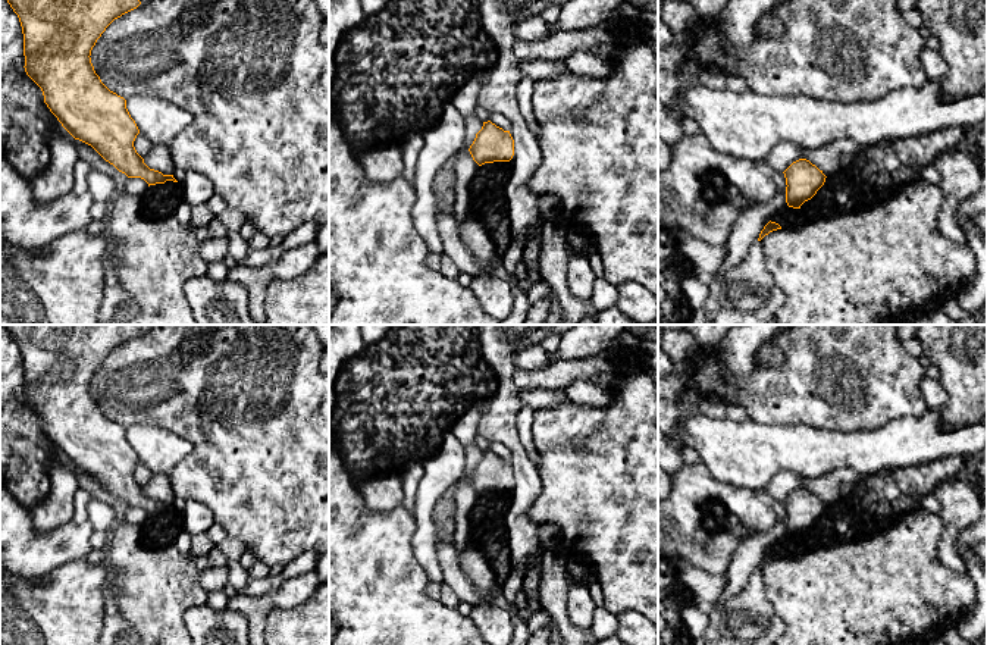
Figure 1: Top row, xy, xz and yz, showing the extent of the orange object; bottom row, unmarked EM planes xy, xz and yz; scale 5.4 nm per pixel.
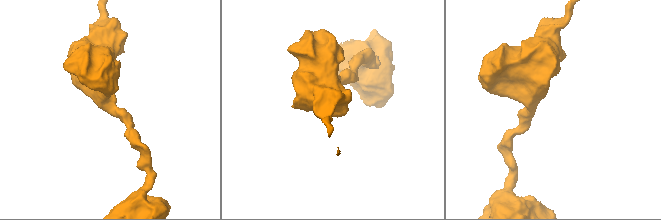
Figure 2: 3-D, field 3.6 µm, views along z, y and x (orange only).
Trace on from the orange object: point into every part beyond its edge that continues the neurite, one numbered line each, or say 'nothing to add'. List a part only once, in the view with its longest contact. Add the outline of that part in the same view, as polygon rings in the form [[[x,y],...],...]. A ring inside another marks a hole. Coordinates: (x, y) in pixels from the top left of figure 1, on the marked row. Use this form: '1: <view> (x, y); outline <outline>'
nothing to add

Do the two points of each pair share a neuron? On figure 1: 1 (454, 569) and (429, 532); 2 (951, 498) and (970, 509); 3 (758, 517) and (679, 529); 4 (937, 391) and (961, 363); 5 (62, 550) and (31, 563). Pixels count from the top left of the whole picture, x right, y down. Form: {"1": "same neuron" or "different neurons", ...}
{"1": "different neurons", "2": "same neuron", "3": "same neuron", "4": "different neurons", "5": "same neuron"}

